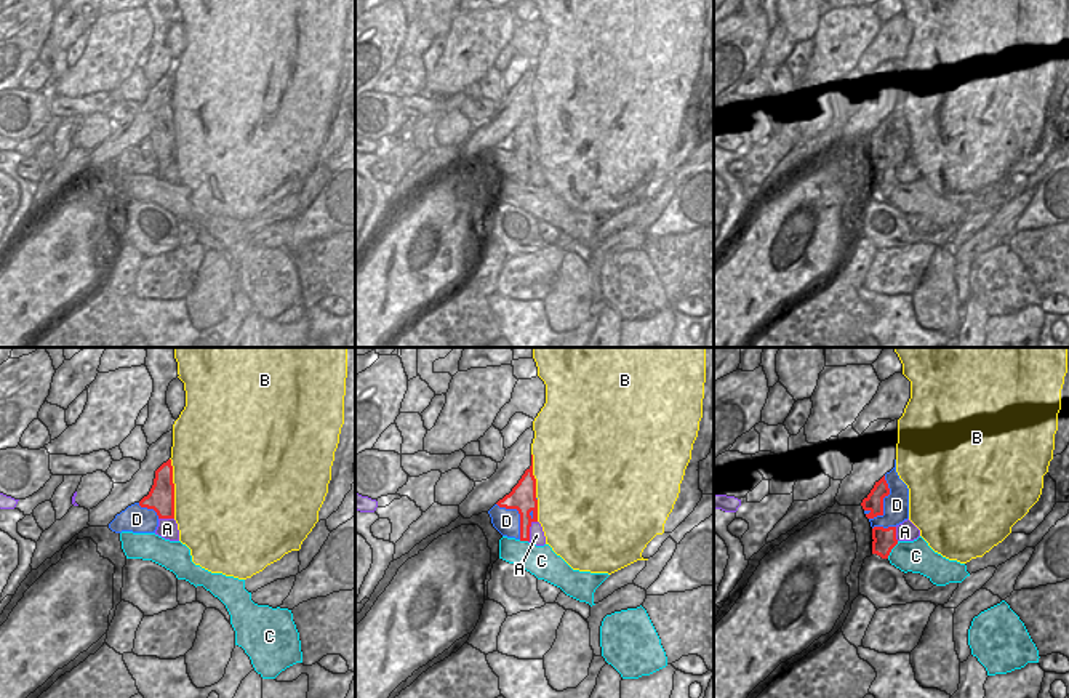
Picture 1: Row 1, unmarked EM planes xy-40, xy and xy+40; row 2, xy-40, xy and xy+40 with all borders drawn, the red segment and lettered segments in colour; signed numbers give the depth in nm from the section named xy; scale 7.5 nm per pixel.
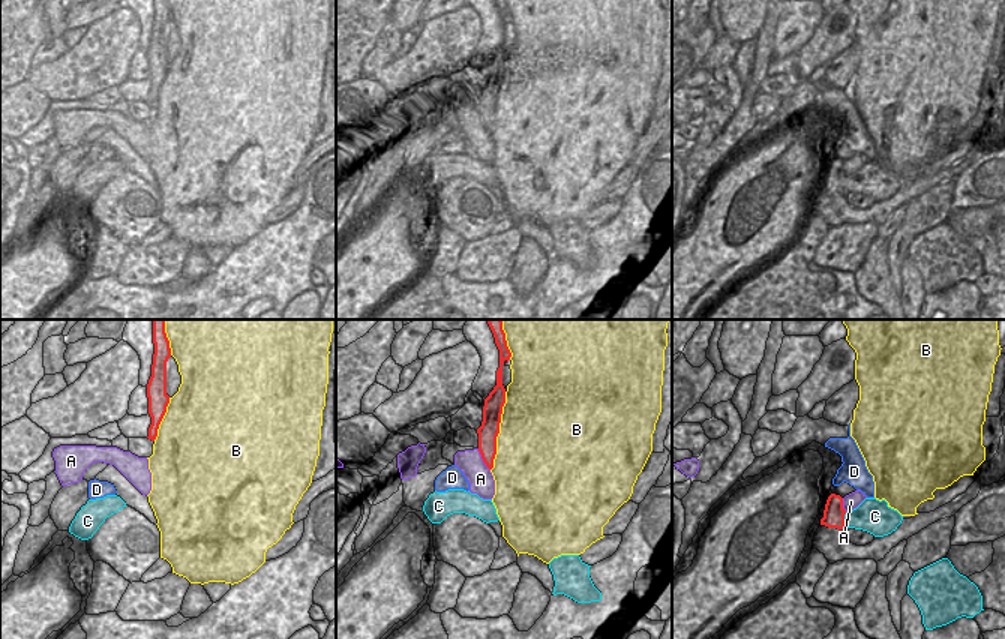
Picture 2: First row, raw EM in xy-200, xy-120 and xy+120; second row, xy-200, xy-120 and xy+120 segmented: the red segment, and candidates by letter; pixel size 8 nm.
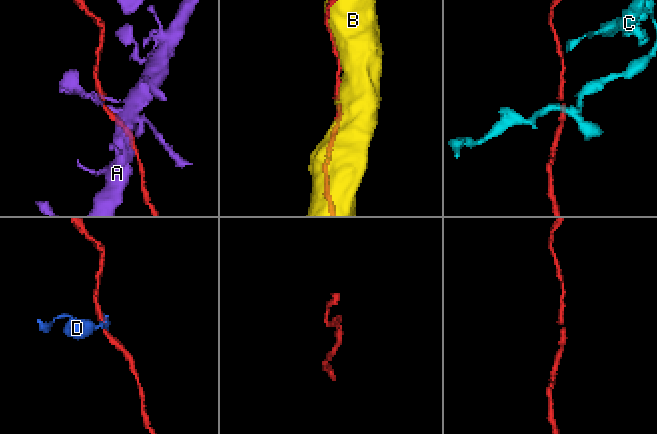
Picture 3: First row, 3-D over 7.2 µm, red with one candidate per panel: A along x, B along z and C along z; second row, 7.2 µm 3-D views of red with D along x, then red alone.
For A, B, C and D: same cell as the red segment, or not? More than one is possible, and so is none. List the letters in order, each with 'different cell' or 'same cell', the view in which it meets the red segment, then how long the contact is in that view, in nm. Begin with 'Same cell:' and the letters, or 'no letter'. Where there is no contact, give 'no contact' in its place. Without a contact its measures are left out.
Same cell: no letter
A: different cell; meets red in xy; contact 180 nm long
B: different cell; meets red in xy-40; contact 460 nm long
C: different cell; meets red in xy+40; contact 160 nm long
D: different cell; meets red in xy+40; contact 360 nm long

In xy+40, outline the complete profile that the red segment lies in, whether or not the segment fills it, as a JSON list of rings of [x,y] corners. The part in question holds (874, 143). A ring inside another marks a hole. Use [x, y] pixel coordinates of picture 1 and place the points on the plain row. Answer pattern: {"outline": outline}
{"outline": [[[885,117],[875,123],[871,134],[863,141],[861,147],[867,154],[867,160],[874,160],[877,157],[883,157],[883,139],[890,136],[888,125]]]}

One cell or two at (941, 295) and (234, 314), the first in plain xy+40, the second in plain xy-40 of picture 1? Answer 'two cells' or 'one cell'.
two cells

